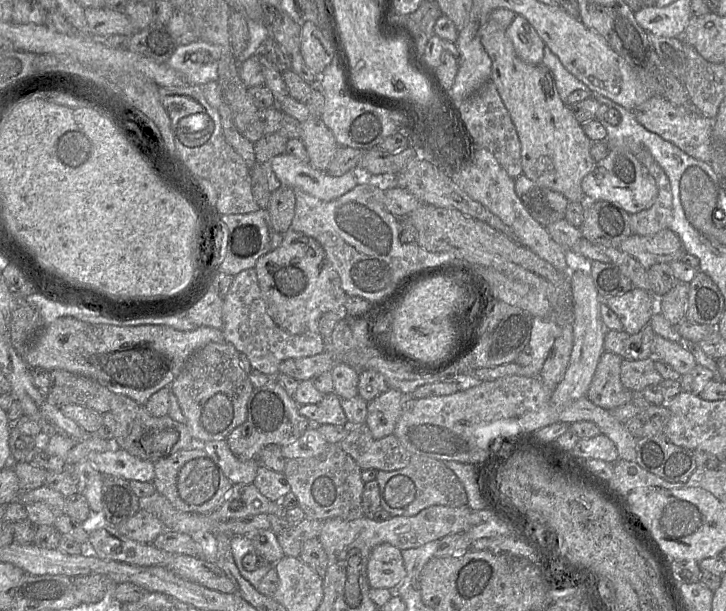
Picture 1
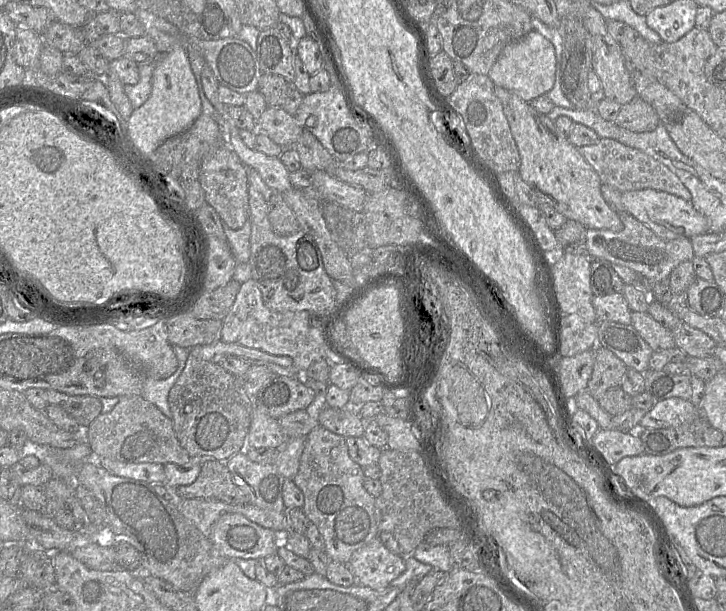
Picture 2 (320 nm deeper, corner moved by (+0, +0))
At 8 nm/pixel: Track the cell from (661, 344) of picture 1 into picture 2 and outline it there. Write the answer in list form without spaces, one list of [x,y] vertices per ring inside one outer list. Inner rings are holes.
[[[631,312],[631,325],[654,352],[676,347],[672,331],[654,320],[647,312]]]

